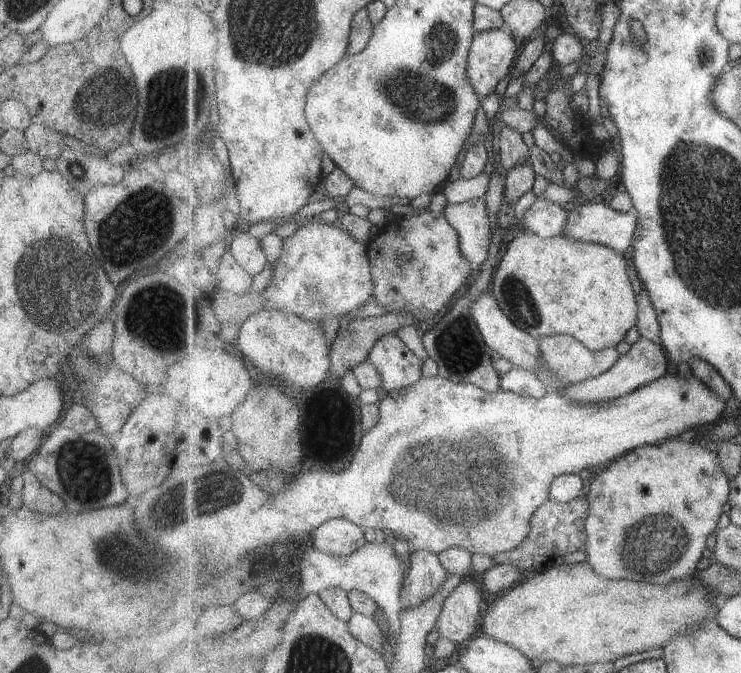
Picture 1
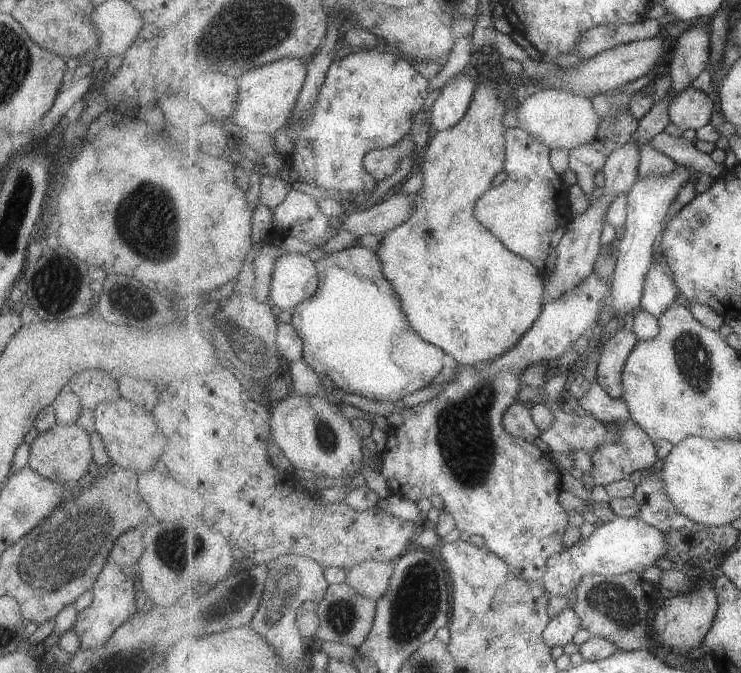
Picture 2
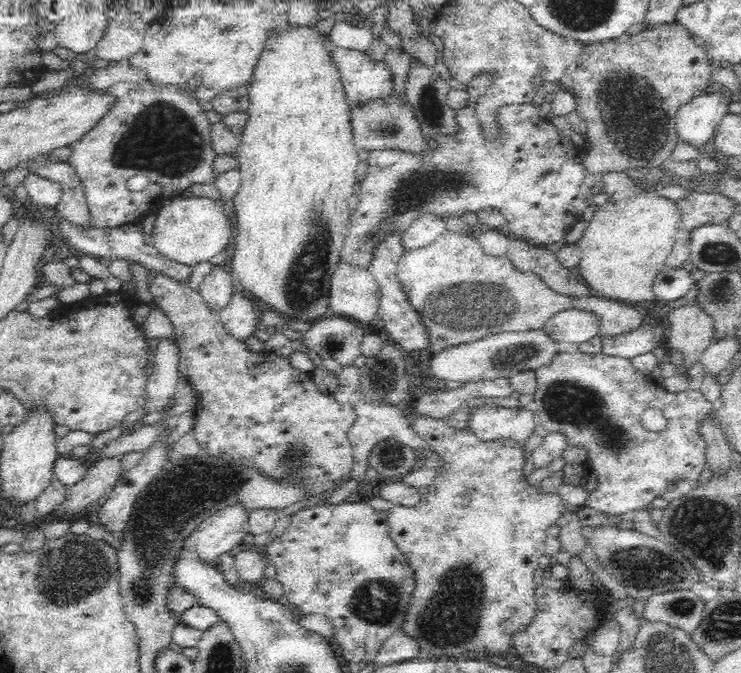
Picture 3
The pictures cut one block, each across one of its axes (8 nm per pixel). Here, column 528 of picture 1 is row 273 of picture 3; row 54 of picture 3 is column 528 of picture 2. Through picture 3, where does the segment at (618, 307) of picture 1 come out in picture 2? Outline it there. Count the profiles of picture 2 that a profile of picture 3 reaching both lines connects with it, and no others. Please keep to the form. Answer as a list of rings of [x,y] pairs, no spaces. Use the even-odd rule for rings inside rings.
[[[482,81],[483,84],[478,84],[476,93],[472,103],[465,113],[463,119],[460,120],[453,128],[448,128],[444,131],[436,132],[430,139],[426,151],[424,152],[424,162],[421,165],[421,173],[423,174],[423,187],[417,192],[418,197],[414,205],[414,212],[409,217],[407,222],[404,222],[395,230],[384,234],[384,239],[381,243],[381,248],[377,251],[382,262],[384,275],[395,285],[396,292],[401,300],[404,312],[409,314],[409,320],[413,322],[413,326],[425,341],[437,345],[443,352],[453,356],[461,365],[479,365],[483,362],[488,362],[501,356],[501,352],[514,347],[525,334],[536,324],[543,312],[543,306],[546,302],[546,286],[538,268],[520,254],[509,250],[495,234],[493,234],[476,216],[474,213],[475,203],[487,192],[491,187],[493,178],[503,172],[506,159],[506,132],[508,127],[503,124],[503,116],[507,112],[505,106],[504,94],[499,94],[497,86],[491,82]]]

